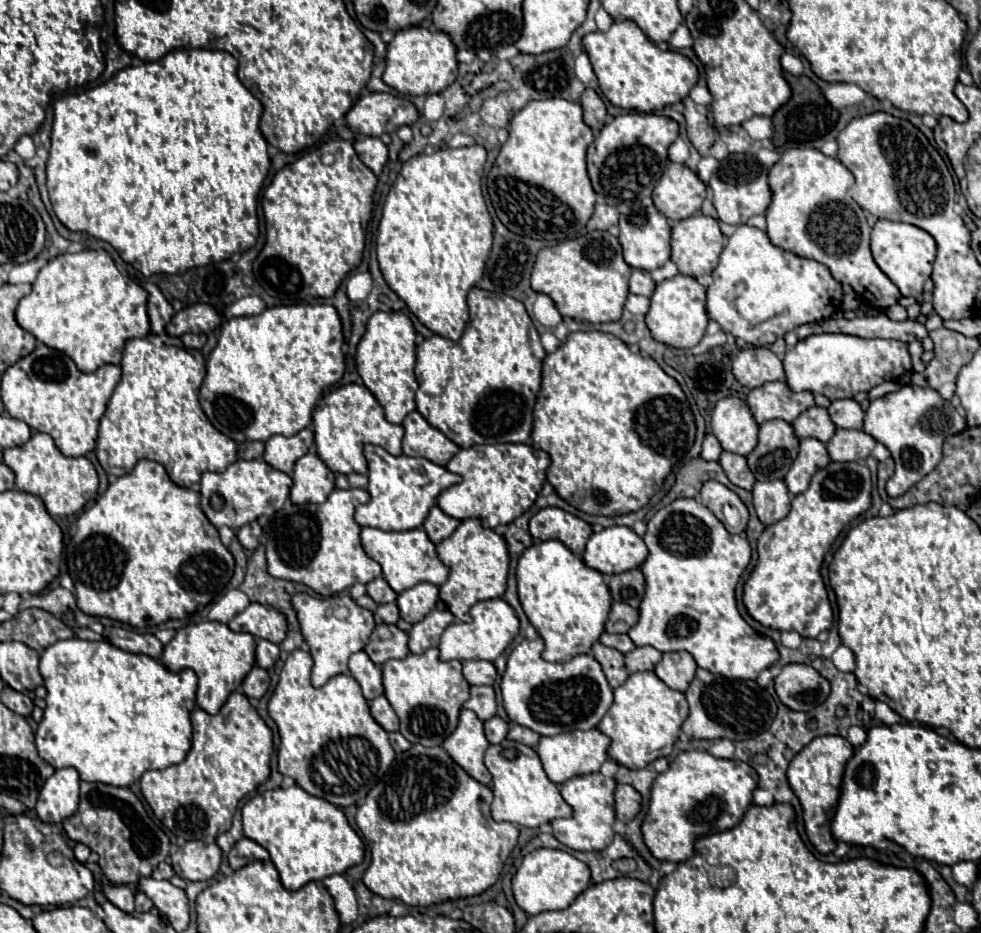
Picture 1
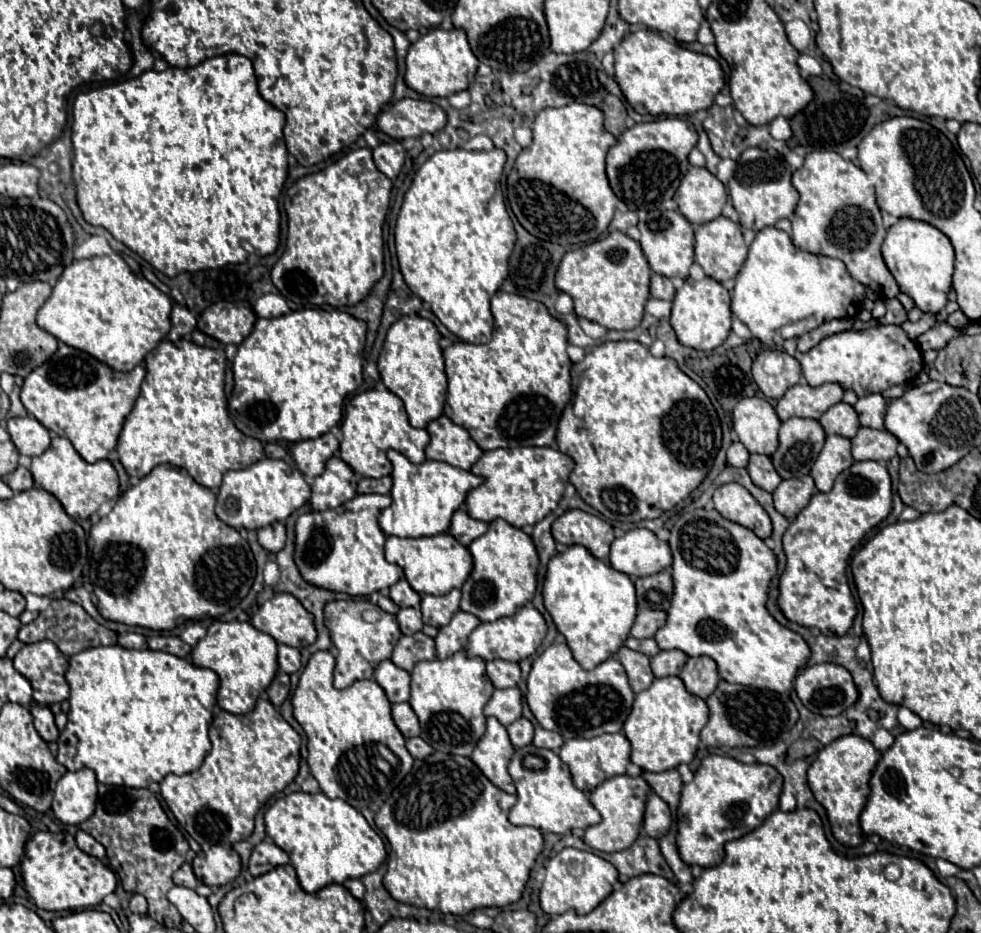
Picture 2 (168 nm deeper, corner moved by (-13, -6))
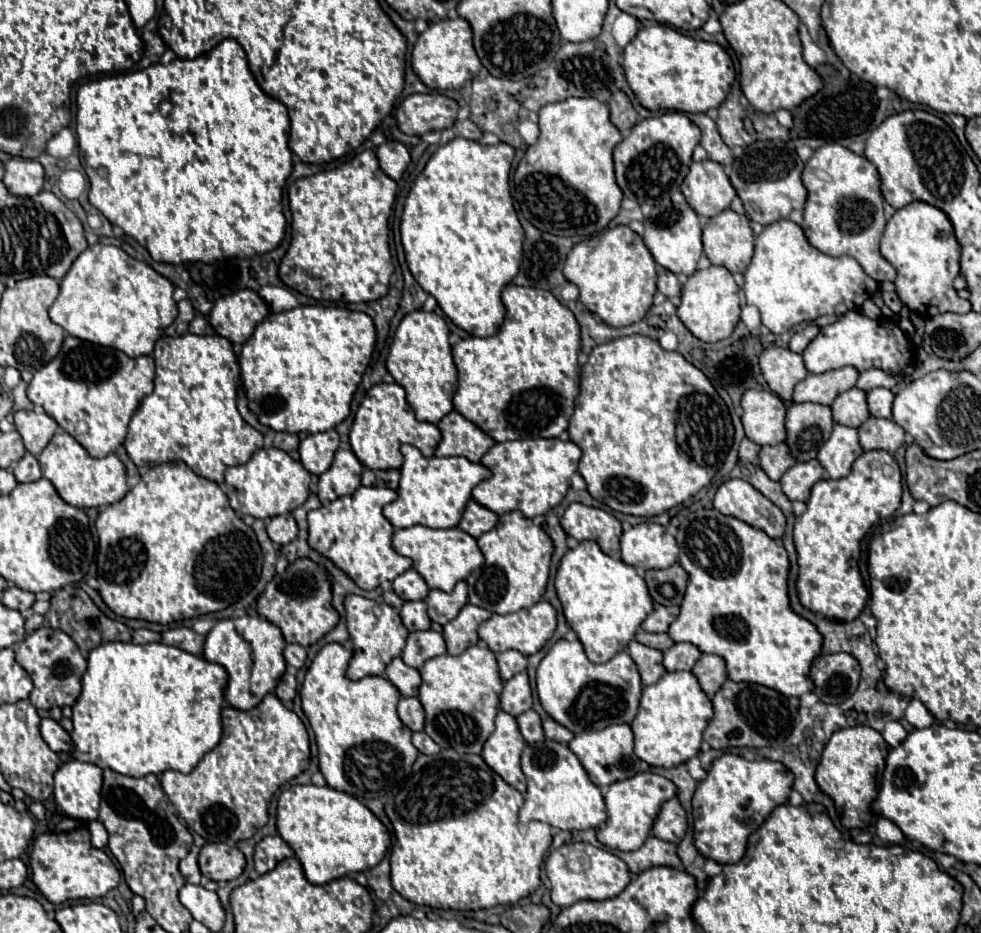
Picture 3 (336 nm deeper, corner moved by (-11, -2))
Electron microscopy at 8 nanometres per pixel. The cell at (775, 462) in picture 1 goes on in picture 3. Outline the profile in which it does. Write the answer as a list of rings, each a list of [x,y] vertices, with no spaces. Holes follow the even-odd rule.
[[[793,403],[785,417],[787,447],[797,463],[817,457],[819,447],[829,439],[833,429],[831,409],[817,403]]]

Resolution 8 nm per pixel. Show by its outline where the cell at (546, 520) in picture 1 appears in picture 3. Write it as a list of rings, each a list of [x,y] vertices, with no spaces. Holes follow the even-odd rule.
[[[571,503],[561,517],[561,527],[577,541],[595,541],[607,555],[615,555],[619,551],[621,523],[603,509]]]

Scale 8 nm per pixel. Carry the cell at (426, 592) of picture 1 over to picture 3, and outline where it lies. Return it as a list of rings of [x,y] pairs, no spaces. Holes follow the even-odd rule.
[[[459,581],[451,593],[443,593],[439,589],[431,589],[427,599],[425,599],[425,603],[427,603],[429,619],[439,623],[439,625],[445,625],[467,603],[467,583]]]

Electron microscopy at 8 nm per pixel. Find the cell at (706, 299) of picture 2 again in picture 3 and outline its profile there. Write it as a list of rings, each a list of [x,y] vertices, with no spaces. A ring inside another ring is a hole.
[[[711,265],[705,271],[695,271],[681,287],[681,305],[677,307],[677,317],[701,341],[715,343],[727,339],[733,333],[735,325],[739,323],[739,313],[741,313],[739,287],[735,285],[731,273],[725,267]]]

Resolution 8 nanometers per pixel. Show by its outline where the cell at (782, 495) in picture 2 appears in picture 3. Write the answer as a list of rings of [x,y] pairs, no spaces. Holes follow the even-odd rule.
[[[807,461],[793,465],[783,477],[781,477],[781,489],[787,495],[789,501],[807,501],[811,487],[825,477],[823,467],[819,461]]]

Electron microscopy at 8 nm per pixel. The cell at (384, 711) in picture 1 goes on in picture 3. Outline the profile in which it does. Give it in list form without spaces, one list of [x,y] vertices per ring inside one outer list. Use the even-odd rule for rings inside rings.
[[[401,697],[397,705],[397,715],[411,731],[423,731],[425,711],[417,697]]]

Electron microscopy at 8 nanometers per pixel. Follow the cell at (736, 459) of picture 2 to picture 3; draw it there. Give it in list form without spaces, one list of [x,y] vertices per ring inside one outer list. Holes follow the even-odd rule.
[[[743,439],[741,445],[739,445],[739,459],[745,459],[745,461],[751,461],[751,463],[757,463],[757,453],[759,453],[759,445],[755,445],[753,441],[749,439]]]

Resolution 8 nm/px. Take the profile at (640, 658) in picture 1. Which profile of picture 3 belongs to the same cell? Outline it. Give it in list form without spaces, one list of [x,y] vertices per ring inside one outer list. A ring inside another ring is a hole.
[[[675,643],[663,653],[665,671],[689,671],[695,661],[701,657],[701,651],[691,643]]]

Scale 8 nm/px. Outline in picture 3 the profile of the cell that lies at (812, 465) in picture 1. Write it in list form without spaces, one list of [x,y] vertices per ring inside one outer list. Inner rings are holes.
[[[835,425],[829,441],[817,453],[817,461],[825,469],[829,479],[841,479],[849,473],[853,461],[863,453],[859,447],[857,429]]]

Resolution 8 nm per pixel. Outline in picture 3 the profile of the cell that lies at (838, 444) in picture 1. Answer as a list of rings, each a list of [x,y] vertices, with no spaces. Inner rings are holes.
[[[869,417],[859,427],[859,443],[865,451],[883,449],[893,455],[903,445],[903,439],[905,439],[905,431],[889,419]]]

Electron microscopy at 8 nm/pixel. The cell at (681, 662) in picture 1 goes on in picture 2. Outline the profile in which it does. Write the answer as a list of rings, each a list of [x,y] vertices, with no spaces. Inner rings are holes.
[[[691,657],[679,675],[689,693],[707,699],[719,683],[717,663],[711,657]]]

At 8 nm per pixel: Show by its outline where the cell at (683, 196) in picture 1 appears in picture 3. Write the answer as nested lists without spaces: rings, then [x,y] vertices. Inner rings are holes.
[[[709,159],[691,163],[681,183],[681,193],[699,217],[715,217],[725,211],[735,197],[735,189],[723,173],[723,167]]]

